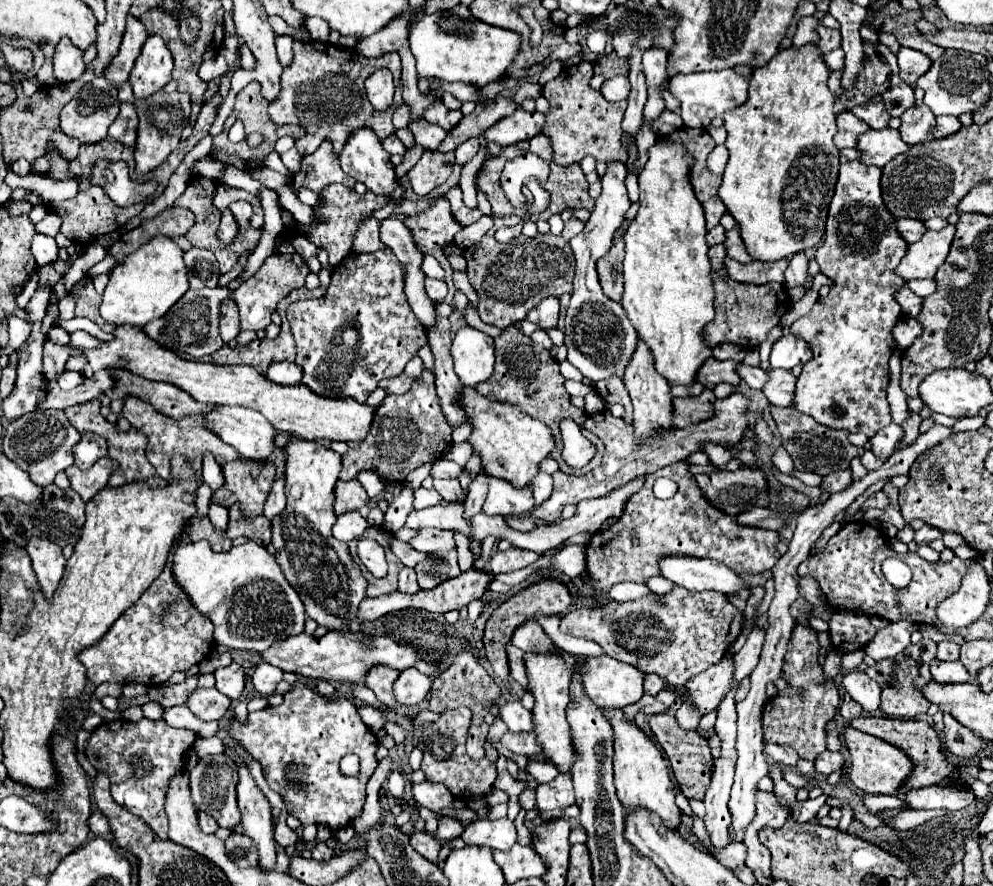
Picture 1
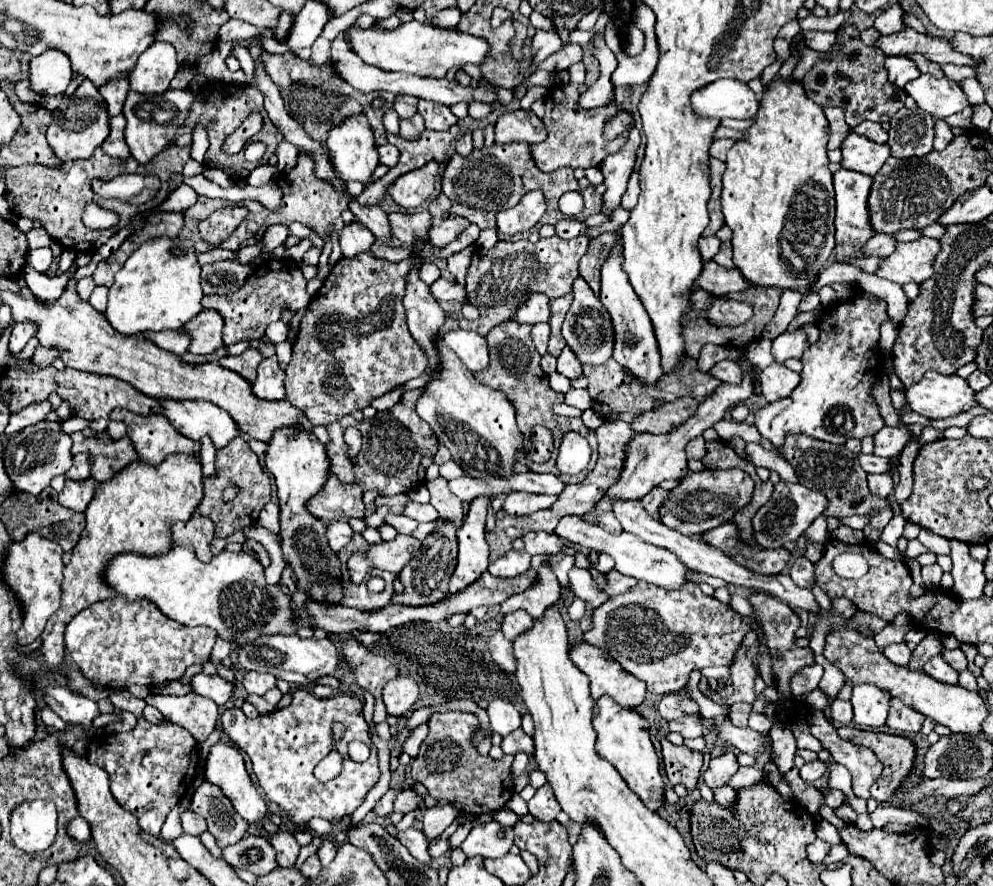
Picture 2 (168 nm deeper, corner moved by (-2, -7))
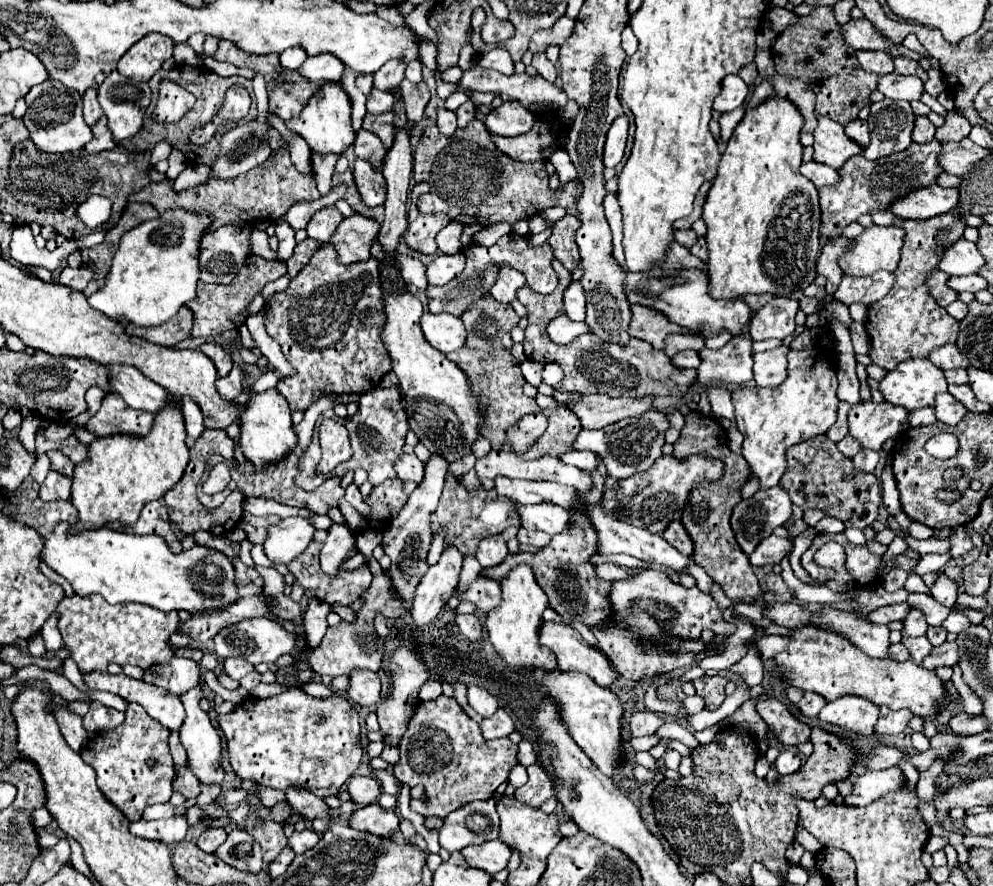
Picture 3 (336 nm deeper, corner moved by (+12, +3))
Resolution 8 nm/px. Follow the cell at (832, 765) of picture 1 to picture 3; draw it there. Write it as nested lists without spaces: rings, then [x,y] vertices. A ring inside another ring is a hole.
[[[785,749],[785,751],[777,757],[775,765],[777,765],[777,771],[779,771],[781,775],[797,773],[797,769],[801,769],[801,755],[799,755],[797,751],[793,751],[793,749]]]

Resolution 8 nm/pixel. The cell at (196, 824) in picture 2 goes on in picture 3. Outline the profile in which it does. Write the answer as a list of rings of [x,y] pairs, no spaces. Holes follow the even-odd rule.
[[[161,803],[161,805],[149,805],[143,813],[143,819],[169,819],[175,815],[175,807],[171,803]]]

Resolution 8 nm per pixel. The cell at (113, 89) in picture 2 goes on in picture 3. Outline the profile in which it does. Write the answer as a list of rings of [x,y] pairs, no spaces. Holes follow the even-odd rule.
[[[97,87],[87,89],[85,95],[83,95],[83,117],[85,117],[85,123],[93,125],[101,115],[103,115],[103,109],[101,109],[101,105],[97,101]]]

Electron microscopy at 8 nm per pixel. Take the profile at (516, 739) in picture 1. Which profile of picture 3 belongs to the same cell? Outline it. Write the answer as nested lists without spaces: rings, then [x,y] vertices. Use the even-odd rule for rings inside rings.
[[[499,709],[495,715],[483,719],[483,723],[481,723],[481,733],[485,739],[507,737],[513,731],[515,731],[515,723],[505,709]]]

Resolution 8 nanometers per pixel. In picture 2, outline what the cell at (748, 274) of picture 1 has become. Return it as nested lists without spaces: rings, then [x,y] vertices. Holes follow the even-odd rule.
[[[715,261],[703,263],[703,271],[699,279],[695,279],[695,285],[713,295],[727,295],[727,293],[743,291],[749,287],[749,283],[739,275],[739,271],[719,267]]]

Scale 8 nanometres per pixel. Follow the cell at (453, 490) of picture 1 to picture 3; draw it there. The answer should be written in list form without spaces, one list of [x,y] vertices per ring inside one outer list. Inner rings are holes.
[[[403,453],[395,461],[395,471],[397,471],[401,481],[415,481],[419,485],[423,481],[423,477],[425,477],[425,463],[419,461],[417,455]]]

